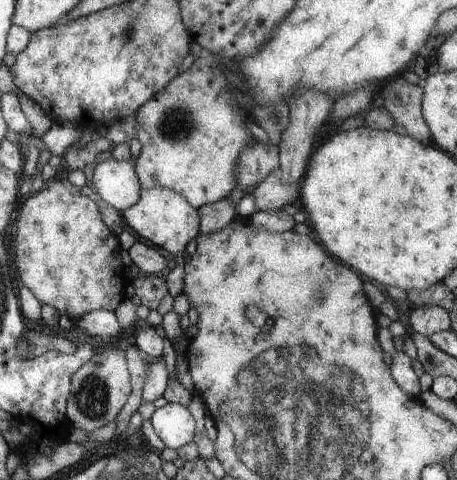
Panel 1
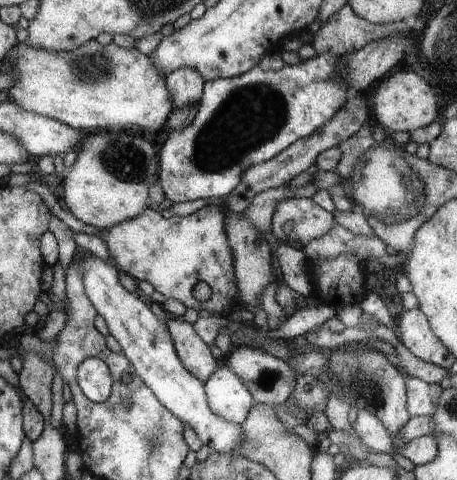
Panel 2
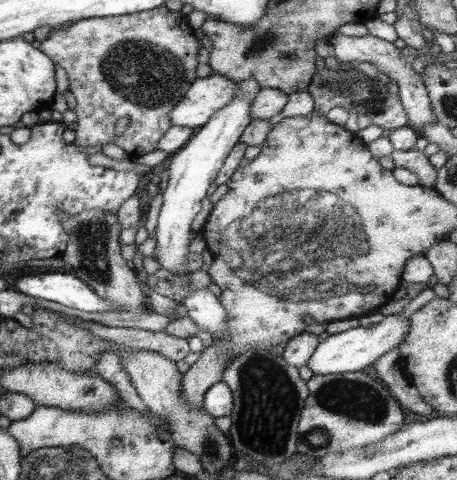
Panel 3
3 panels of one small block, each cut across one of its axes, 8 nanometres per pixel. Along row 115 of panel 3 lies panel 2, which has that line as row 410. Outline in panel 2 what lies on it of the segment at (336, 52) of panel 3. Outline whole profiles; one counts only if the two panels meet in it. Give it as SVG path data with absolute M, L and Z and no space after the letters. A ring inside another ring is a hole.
M407 378L407 416L409 418L421 418L421 416L431 416L435 410L435 400L441 392L441 386L437 384L425 384L417 378Z

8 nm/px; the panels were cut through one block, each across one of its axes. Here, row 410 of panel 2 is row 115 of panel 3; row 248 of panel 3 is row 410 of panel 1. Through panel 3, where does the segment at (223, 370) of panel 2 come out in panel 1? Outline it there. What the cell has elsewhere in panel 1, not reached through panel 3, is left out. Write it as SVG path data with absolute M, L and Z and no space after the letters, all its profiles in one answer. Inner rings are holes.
M165 404L163 408L155 408L149 422L165 448L177 450L179 446L193 442L193 418L181 404Z

